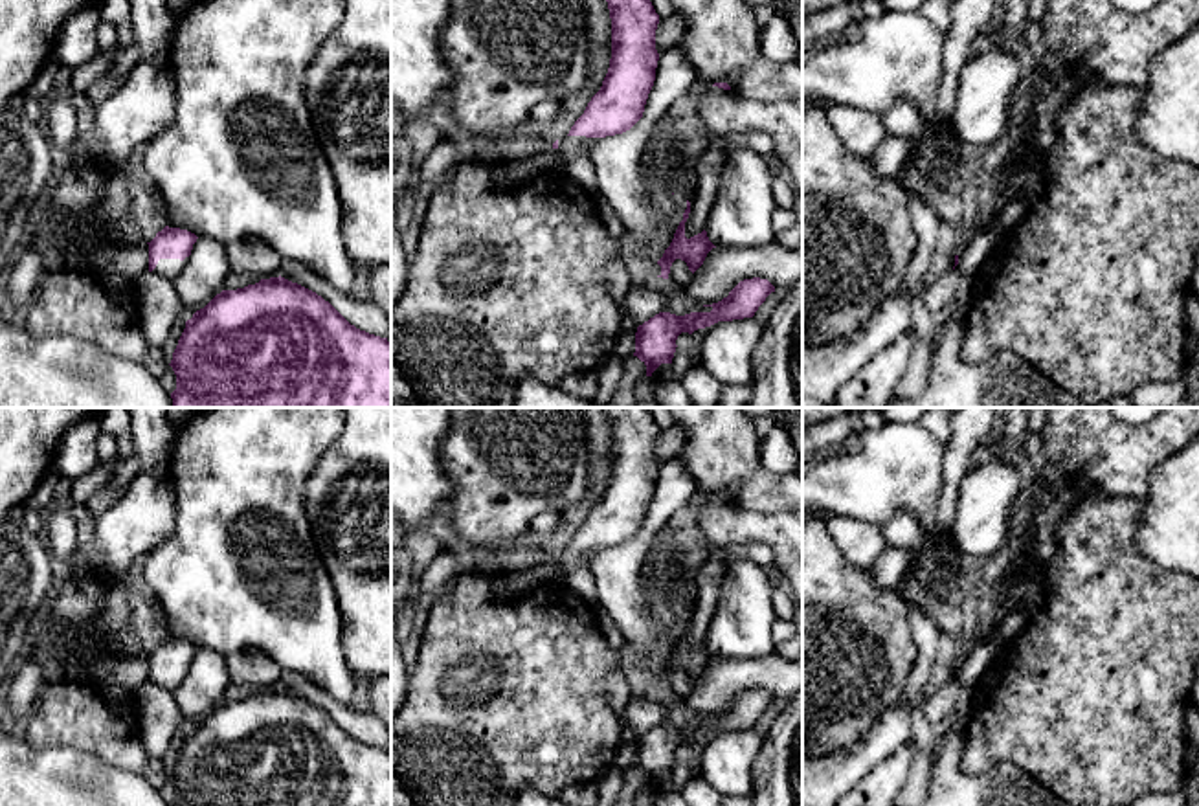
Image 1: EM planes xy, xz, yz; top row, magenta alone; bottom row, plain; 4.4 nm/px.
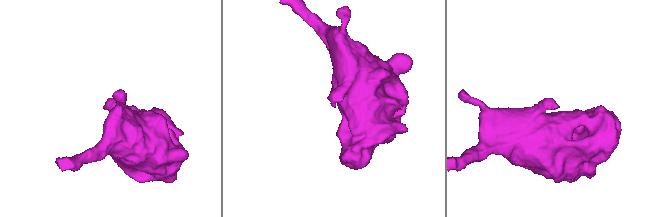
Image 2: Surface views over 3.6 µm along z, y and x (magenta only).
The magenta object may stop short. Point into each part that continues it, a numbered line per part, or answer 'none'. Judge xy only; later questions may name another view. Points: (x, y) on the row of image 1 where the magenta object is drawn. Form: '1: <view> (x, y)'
1: xy (169, 268)

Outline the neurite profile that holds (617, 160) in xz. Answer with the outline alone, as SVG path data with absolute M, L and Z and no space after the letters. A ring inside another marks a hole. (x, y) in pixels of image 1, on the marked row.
M679 46L663 51L643 118L630 130L595 138L589 145L600 198L615 209L624 231L639 241L650 241L661 224L661 211L643 180L646 143L672 105L698 86L696 70L685 51Z

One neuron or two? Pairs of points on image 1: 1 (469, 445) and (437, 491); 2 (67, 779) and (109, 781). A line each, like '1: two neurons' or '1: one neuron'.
1: two neurons
2: one neuron

